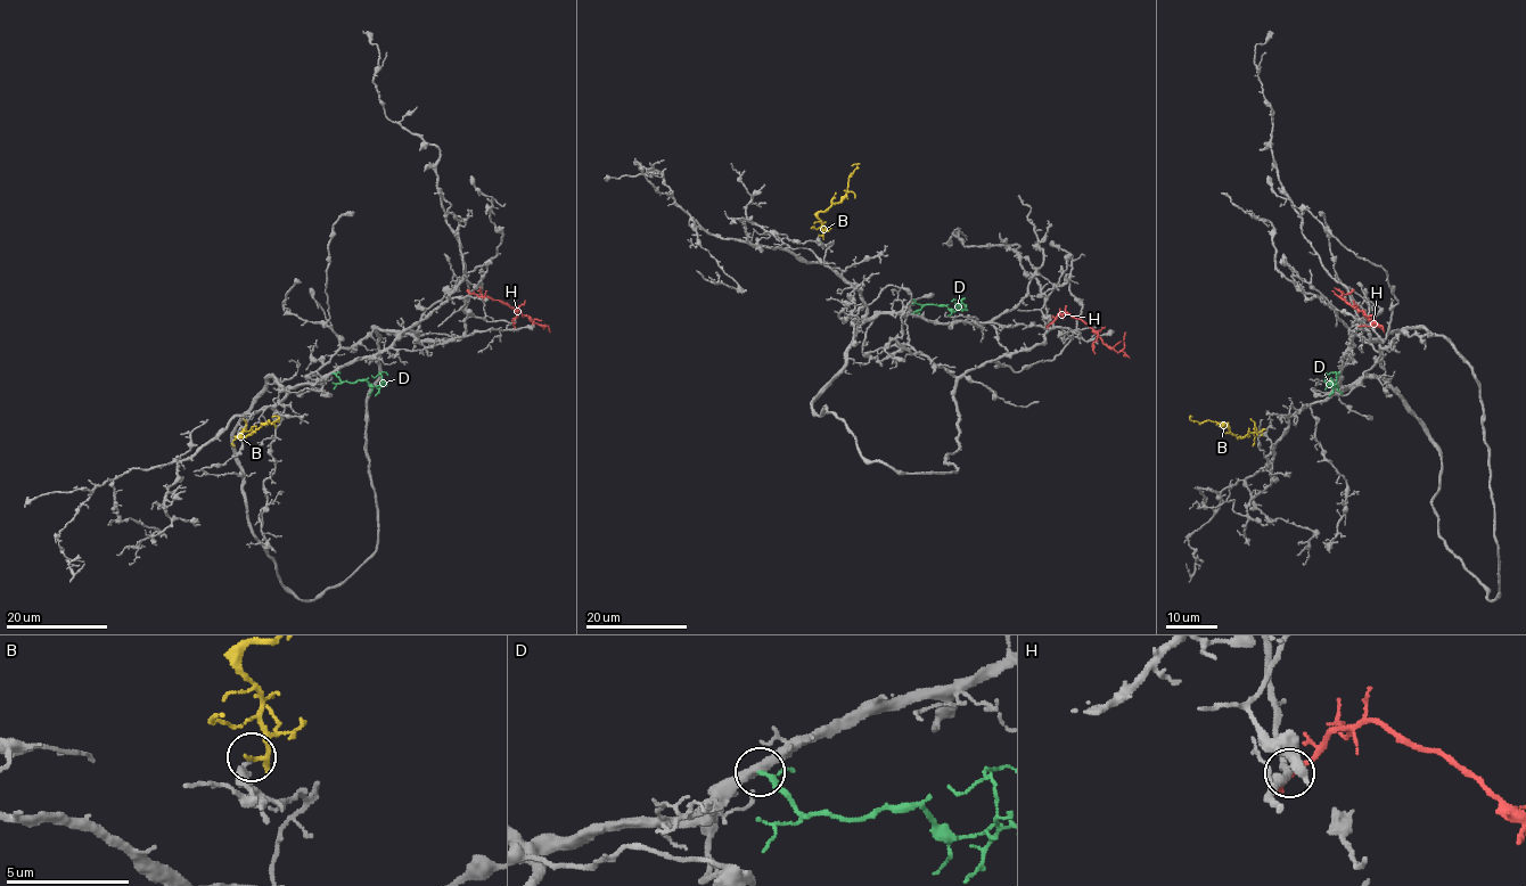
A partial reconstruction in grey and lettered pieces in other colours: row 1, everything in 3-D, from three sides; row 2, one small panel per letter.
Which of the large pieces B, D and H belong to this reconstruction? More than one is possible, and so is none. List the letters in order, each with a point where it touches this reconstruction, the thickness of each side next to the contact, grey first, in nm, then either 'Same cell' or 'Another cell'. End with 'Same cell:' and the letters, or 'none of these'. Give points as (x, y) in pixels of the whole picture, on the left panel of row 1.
B: Touches grey at (240, 433). Thickness 240 nm (grey) against 130 nm. Another cell
D: Touches grey at (333, 372). Thickness 400 nm (grey) against 140 nm. Same cell
H: Touches grey at (469, 293). Thickness 260 nm (grey) against 320 nm. Another cell
Same cell: D

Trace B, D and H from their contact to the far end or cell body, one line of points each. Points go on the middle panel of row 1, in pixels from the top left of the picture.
B: (820, 235), (818, 214), (842, 201), (848, 178), (858, 163), (852, 166)
D: (912, 312), (925, 304), (946, 304), (953, 311), (961, 300), (959, 303), (968, 310)
H: (1049, 323), (1059, 314), (1069, 313), (1081, 319), (1117, 352), (1124, 347), (1125, 333)

